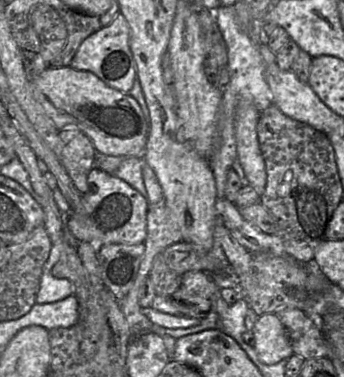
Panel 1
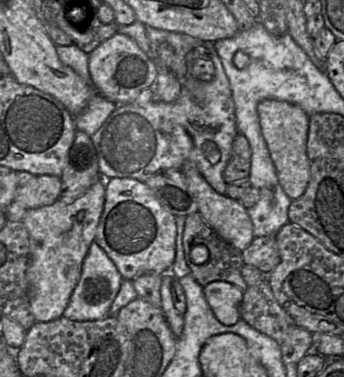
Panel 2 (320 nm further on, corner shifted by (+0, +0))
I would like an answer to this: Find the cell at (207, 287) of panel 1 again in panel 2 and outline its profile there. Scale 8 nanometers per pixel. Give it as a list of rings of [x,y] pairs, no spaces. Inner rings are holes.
[[[275,234],[255,238],[241,252],[245,265],[252,265],[264,274],[269,274],[280,262]]]

